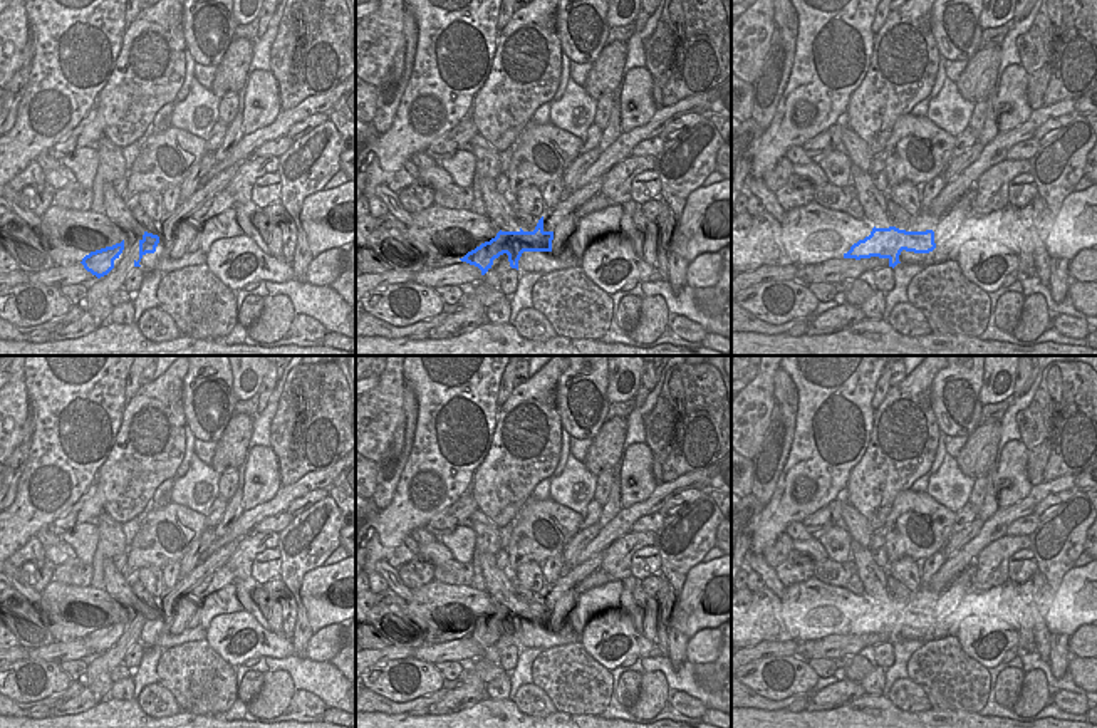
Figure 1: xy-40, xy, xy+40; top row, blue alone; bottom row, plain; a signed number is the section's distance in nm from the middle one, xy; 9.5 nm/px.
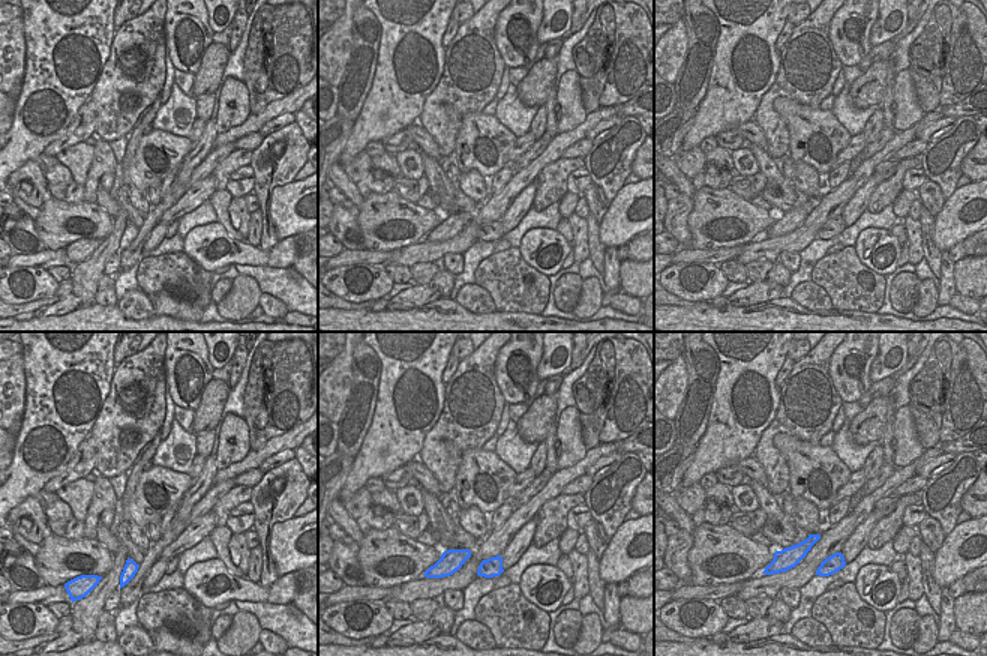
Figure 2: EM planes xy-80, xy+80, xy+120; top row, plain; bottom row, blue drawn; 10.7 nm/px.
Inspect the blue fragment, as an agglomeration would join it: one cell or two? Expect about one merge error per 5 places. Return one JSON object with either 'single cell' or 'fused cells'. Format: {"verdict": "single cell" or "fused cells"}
{"verdict": "fused cells"}

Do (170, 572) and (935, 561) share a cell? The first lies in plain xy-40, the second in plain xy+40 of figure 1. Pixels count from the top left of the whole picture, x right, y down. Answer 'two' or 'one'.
one

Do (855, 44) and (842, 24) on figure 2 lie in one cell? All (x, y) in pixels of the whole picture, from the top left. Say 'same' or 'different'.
same

